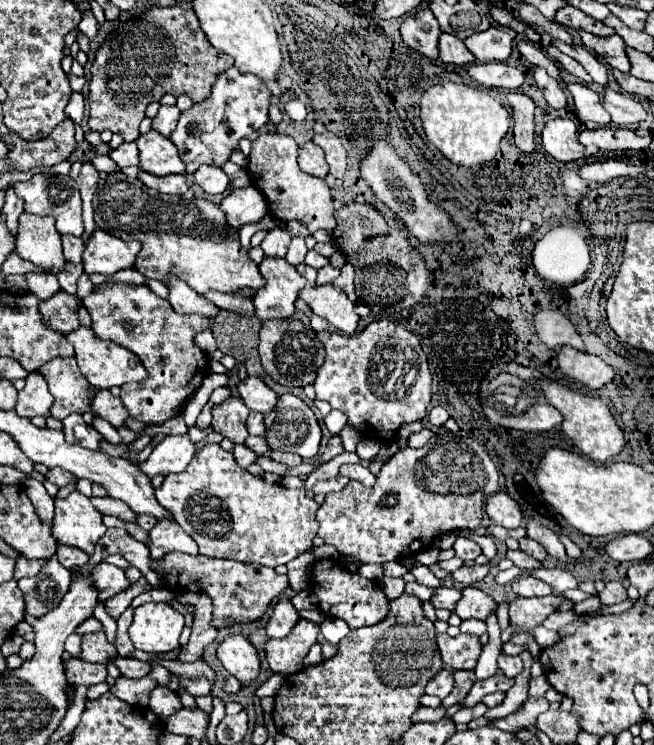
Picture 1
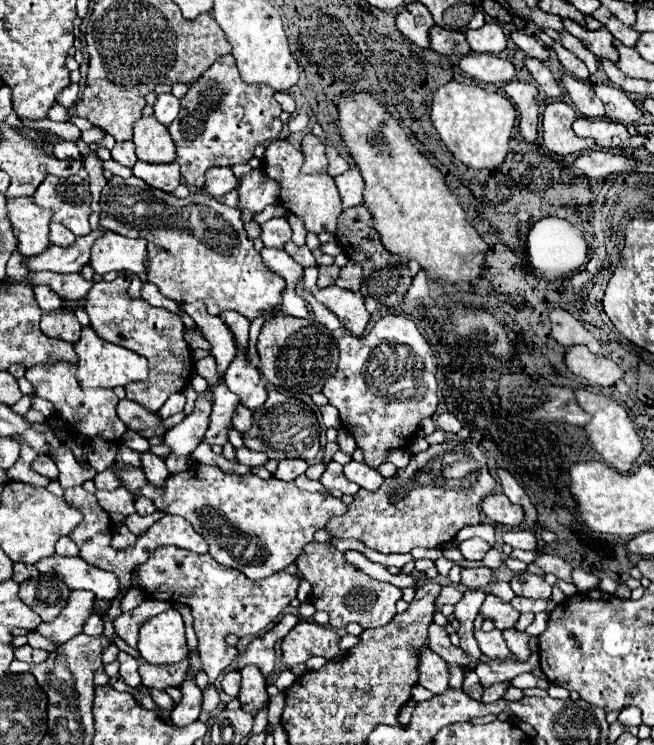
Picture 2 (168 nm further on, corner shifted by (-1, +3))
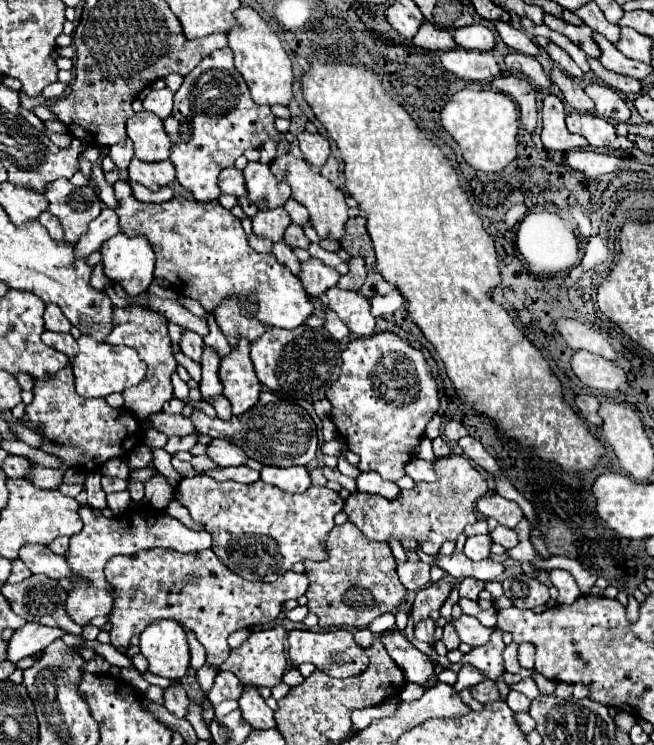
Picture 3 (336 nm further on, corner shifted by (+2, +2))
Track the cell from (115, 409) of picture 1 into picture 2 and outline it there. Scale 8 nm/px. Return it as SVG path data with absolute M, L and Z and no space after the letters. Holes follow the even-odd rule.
M128 398L118 402L118 416L130 430L138 432L146 440L152 436L164 436L164 432L168 432L168 428L162 426L162 418L156 412L150 412Z

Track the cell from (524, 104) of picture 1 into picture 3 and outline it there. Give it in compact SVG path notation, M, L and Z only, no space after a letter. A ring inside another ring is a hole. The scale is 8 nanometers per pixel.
M513 75L497 77L497 79L491 81L491 85L497 91L509 95L517 103L525 131L533 133L535 125L537 125L537 105L535 105L535 89L533 89L533 85L527 79L519 79L519 77L513 77Z

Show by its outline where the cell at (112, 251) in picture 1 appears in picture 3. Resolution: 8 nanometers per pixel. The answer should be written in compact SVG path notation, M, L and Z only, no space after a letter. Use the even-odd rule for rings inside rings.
M123 233L101 245L103 273L109 279L121 281L129 297L147 291L153 281L155 253L145 237L127 237Z

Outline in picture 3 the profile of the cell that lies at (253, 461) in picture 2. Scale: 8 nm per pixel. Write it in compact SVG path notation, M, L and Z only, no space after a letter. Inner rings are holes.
M213 439L213 443L209 445L207 455L219 465L219 467L237 467L237 465L245 465L247 463L247 455L243 453L243 449L239 449L237 445L231 445L223 439Z

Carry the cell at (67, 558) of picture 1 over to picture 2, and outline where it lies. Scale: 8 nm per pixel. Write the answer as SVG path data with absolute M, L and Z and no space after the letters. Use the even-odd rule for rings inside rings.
M64 536L64 538L60 538L56 542L56 552L60 556L78 556L78 548L76 548L76 544L68 536Z

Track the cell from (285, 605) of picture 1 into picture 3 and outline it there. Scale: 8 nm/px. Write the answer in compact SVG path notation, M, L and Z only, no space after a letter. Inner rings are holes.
M277 625L273 629L265 629L265 631L259 631L259 633L251 633L251 637L241 647L231 651L231 655L221 665L221 669L235 673L241 679L241 683L245 683L245 685L275 687L277 683L281 683L283 671L287 667L287 659L283 655L285 637L287 637L287 629L283 625Z

